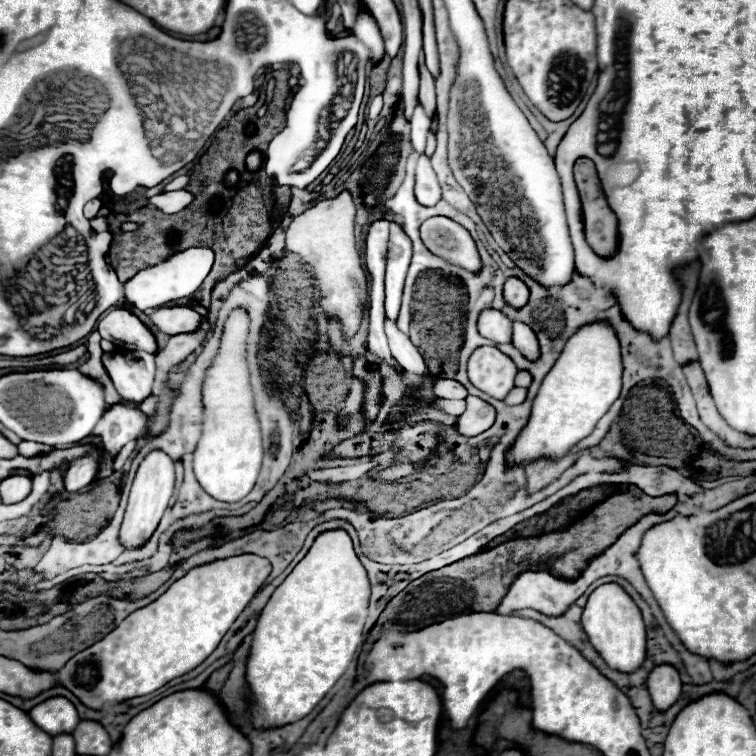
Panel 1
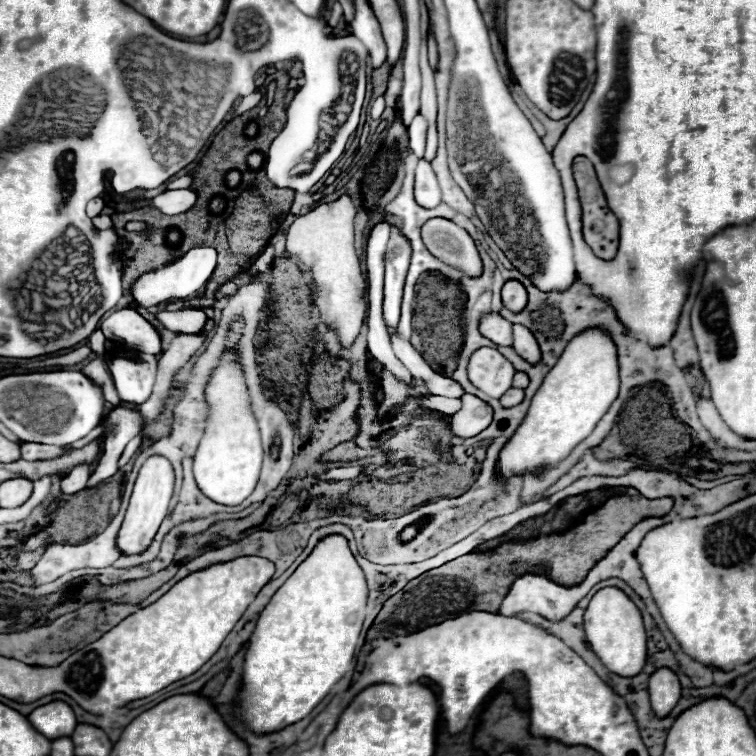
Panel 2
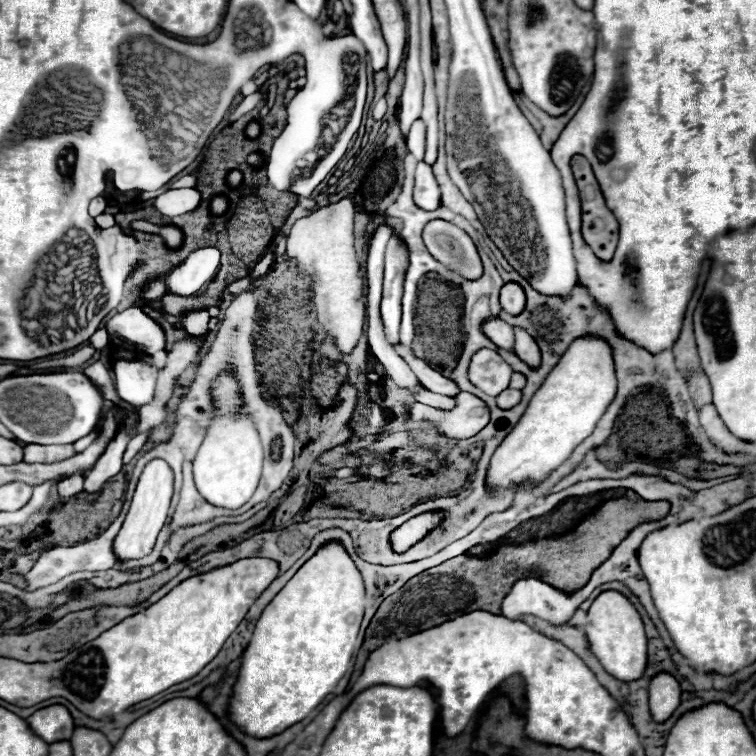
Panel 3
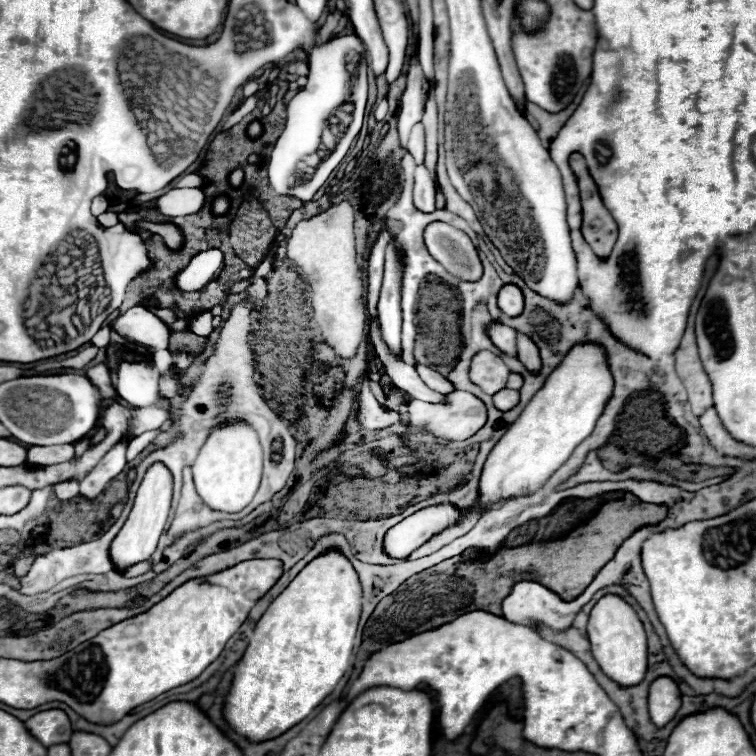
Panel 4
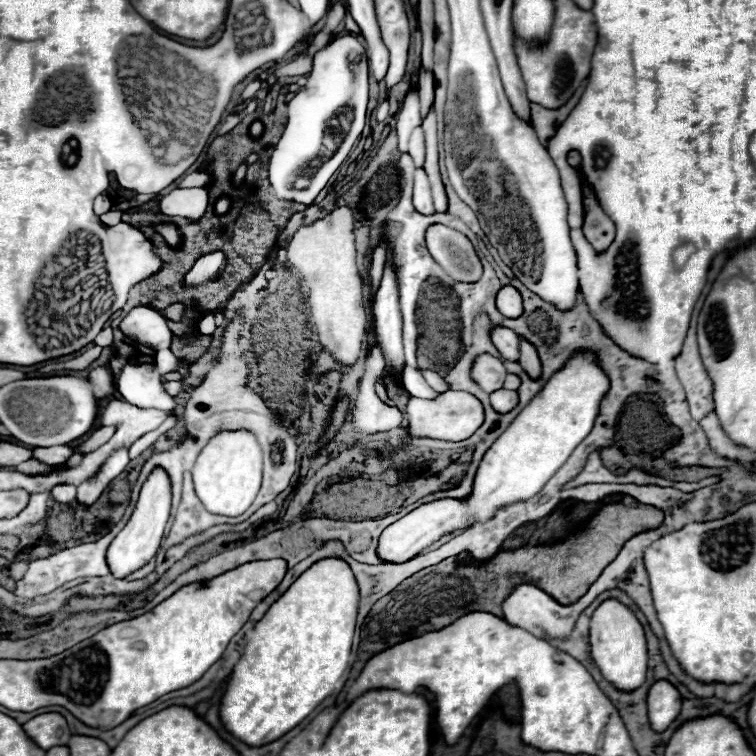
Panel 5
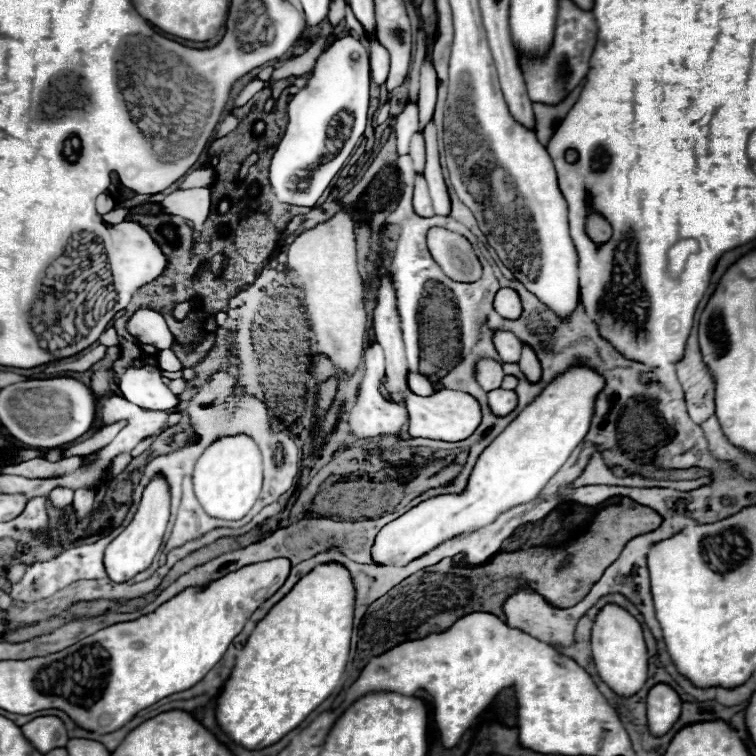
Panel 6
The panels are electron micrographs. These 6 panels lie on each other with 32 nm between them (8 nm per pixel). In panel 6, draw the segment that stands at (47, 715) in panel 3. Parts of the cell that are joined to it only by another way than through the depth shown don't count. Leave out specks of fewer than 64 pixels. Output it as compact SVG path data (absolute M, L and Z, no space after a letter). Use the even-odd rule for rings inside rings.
M38 716L32 722L24 724L22 732L30 744L44 754L52 748L68 744L68 730L58 716Z

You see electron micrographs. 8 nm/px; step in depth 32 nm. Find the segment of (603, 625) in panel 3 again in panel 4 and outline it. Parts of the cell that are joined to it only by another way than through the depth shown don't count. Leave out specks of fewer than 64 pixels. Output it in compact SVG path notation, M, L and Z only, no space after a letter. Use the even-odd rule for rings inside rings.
M606 594L602 596L590 616L588 616L588 640L592 646L592 654L606 676L620 682L622 686L638 684L646 674L648 664L648 652L646 652L646 632L644 626L636 614L636 610L618 594Z

